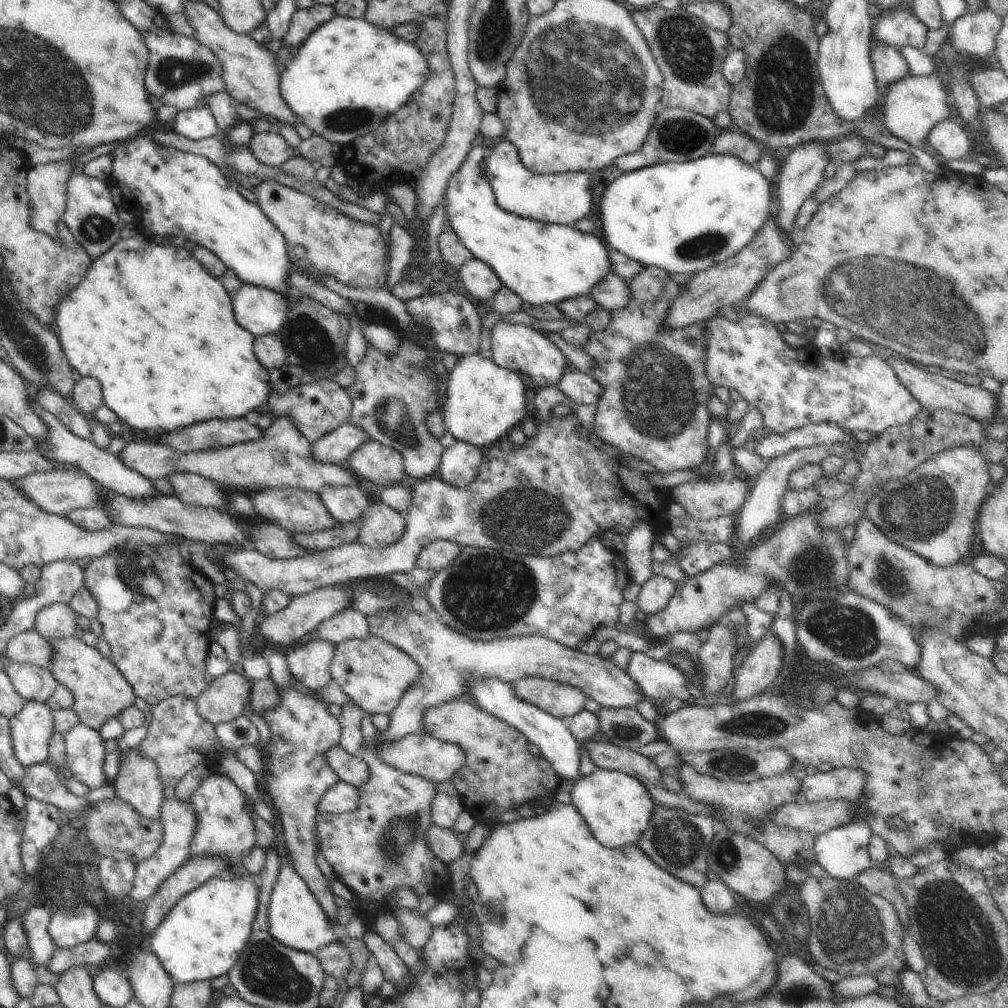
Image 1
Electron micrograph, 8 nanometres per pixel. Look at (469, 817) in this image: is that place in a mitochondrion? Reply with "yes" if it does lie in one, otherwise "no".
no

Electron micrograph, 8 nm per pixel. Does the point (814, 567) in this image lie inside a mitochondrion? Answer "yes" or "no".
yes

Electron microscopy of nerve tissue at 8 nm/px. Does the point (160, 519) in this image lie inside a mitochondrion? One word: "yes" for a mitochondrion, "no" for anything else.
no

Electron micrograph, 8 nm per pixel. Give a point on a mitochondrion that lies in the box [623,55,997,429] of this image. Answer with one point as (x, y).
(943, 320)

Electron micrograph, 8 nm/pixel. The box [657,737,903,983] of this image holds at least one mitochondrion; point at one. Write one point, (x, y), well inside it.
(849, 926)

